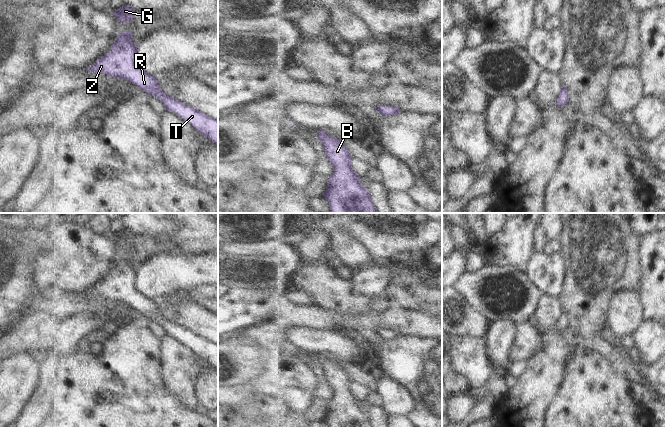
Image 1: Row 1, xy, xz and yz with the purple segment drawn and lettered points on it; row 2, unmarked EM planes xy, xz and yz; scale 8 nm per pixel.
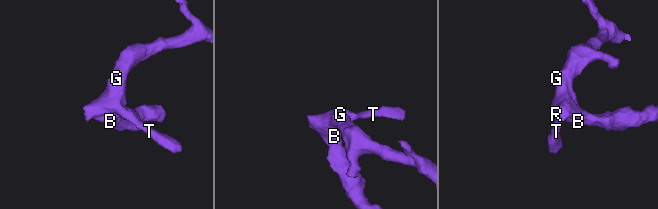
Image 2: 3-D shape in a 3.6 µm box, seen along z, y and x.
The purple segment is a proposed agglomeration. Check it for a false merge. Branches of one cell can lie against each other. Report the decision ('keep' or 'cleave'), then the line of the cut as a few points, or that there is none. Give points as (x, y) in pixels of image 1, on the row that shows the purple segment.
keep; cut none

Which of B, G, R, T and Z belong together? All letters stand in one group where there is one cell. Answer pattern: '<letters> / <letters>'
B G R T Z

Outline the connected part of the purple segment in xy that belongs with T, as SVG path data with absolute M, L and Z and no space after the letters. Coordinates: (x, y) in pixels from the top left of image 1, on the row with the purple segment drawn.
M121 31L107 54L85 71L101 73L113 78L122 78L136 85L140 90L160 99L166 110L179 115L207 139L218 145L218 120L166 95L158 84L156 76L143 71L136 60L137 45L133 43L131 31Z

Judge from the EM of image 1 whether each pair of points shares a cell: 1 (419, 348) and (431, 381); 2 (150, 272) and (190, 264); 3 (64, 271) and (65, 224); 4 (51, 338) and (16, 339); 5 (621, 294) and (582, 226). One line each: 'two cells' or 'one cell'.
1: one cell
2: one cell
3: one cell
4: one cell
5: two cells

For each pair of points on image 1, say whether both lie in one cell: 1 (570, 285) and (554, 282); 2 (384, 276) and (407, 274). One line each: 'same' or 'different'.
1: different
2: different

